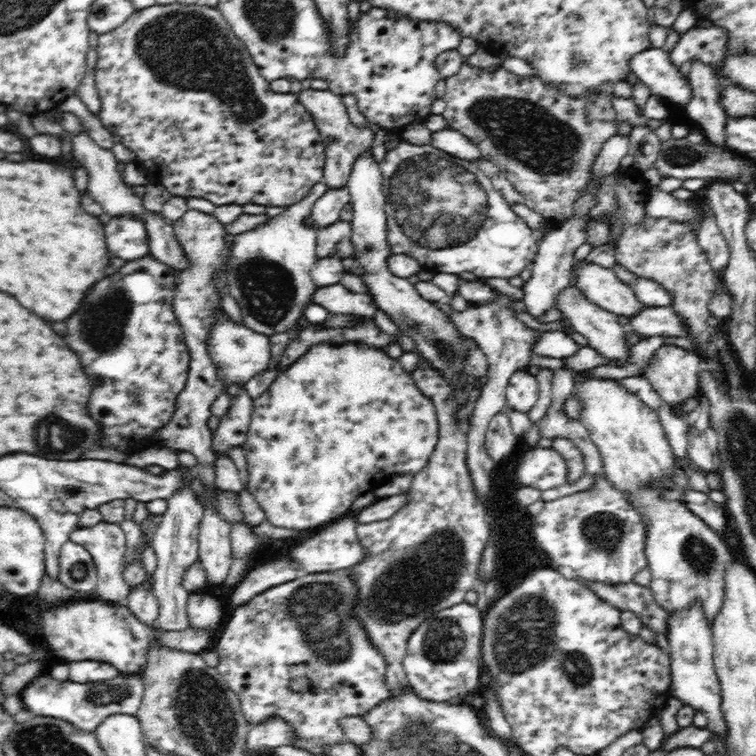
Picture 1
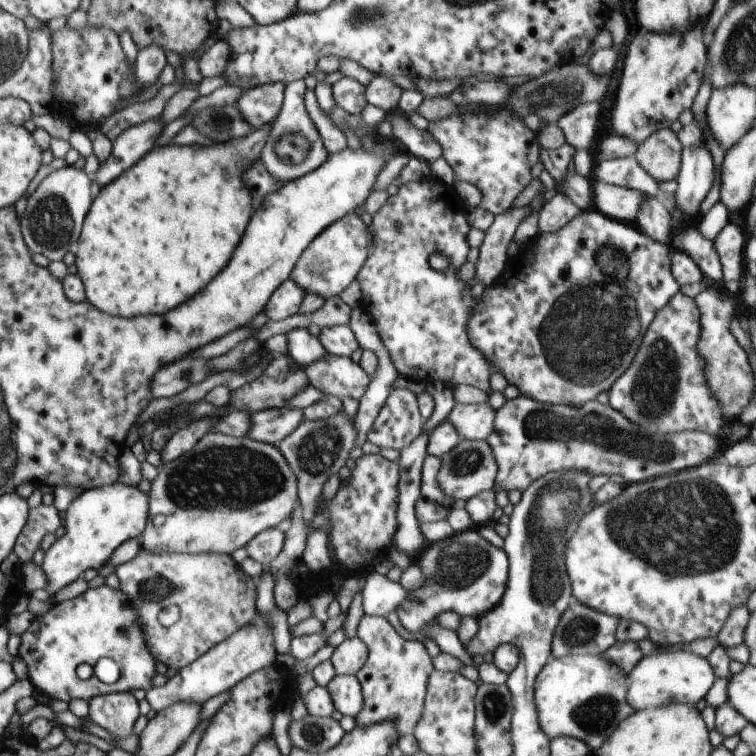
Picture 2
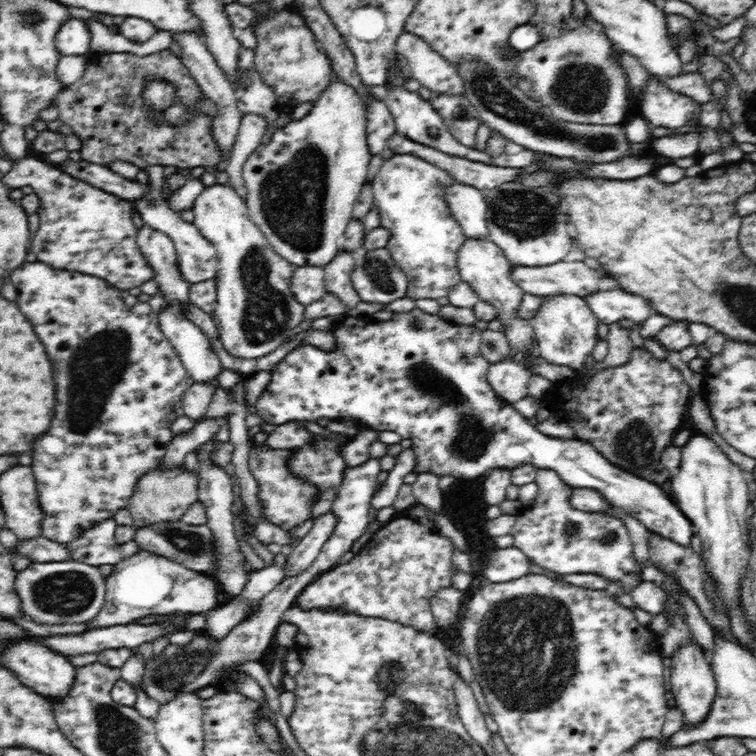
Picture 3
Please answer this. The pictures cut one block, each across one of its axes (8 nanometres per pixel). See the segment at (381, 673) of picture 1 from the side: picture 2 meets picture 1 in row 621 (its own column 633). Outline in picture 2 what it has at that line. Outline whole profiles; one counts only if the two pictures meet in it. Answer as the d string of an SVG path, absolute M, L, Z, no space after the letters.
M592 208L582 211L560 230L538 233L535 238L527 241L514 256L509 256L500 278L492 286L484 288L481 298L476 302L472 316L466 322L465 329L470 338L470 344L486 356L491 372L500 372L504 378L507 378L510 385L518 388L522 396L532 398L542 404L569 404L579 407L596 399L598 394L608 392L614 382L630 368L642 344L645 332L656 313L664 308L679 290L680 286L671 271L671 254L666 244L652 240L650 236L646 236L644 232L636 228L635 224L614 220L603 215L596 208Z

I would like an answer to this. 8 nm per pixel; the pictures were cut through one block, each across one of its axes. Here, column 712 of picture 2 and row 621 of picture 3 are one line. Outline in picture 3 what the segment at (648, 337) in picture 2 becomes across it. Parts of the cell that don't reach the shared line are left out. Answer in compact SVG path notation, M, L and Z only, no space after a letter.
M416 503L404 512L396 513L347 564L338 564L325 574L316 576L300 594L294 605L302 610L340 609L363 617L383 618L421 631L433 633L436 621L430 601L440 589L452 586L450 578L457 570L453 562L454 543L437 529L435 514L423 504Z

